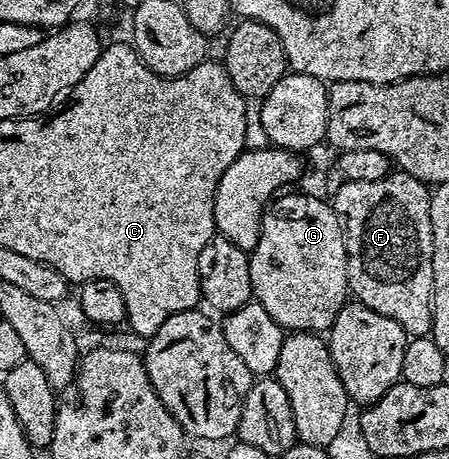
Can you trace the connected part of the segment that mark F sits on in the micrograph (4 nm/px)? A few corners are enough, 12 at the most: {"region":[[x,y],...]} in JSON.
{"region":[[345,180],[356,303],[433,331],[430,189]]}

